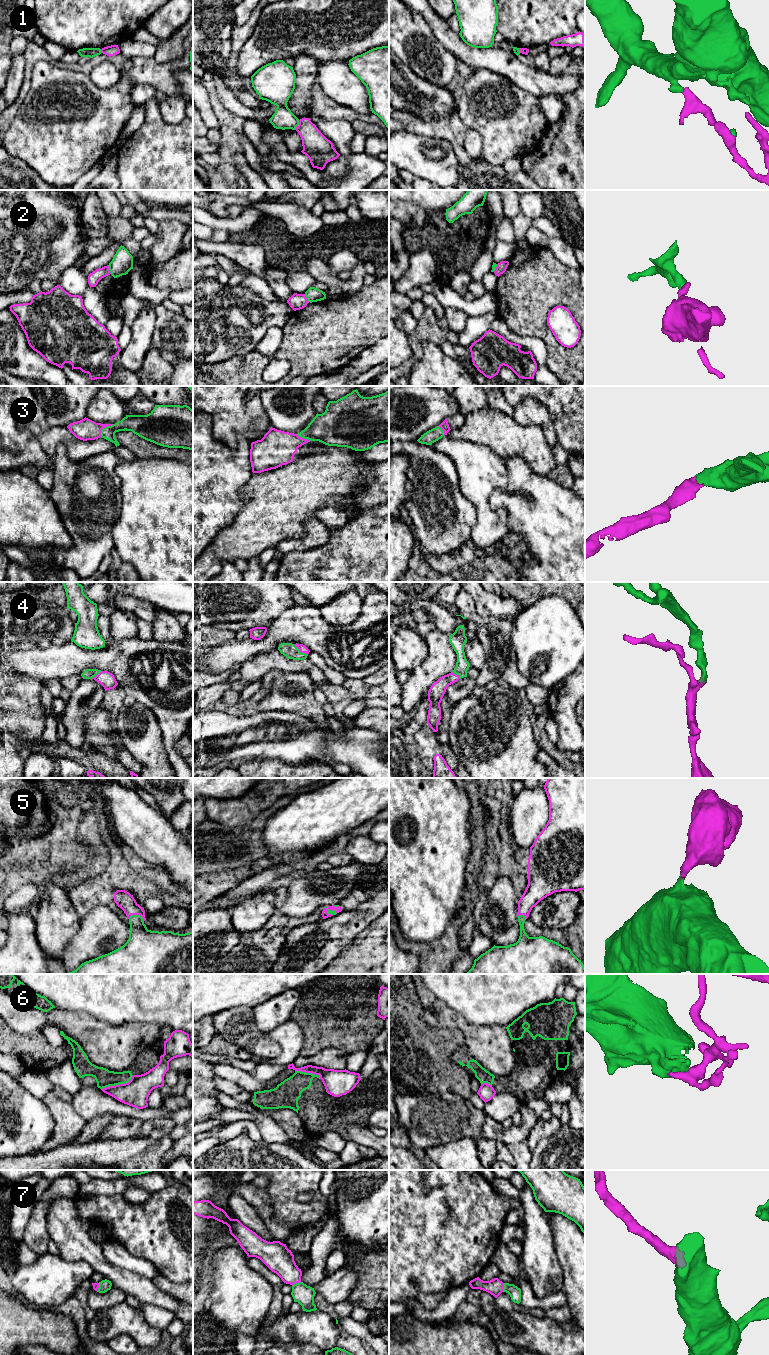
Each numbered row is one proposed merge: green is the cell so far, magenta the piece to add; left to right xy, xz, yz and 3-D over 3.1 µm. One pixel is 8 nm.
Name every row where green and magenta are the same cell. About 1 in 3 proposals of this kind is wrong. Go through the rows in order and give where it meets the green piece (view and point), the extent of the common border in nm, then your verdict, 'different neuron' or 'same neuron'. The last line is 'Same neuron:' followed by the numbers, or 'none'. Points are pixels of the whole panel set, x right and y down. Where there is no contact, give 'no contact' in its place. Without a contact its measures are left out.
1: meets green in xz at (297, 125); contact 90 nm long; different neuron
2: meets green in xy at (109, 269); contact 80 nm long; different neuron
3: meets green in xy at (105, 427); contact 150 nm long; same neuron
4: meets green in xz at (299, 651); contact 150 nm long; same neuron
5: meets green in xy at (137, 915); contact 140 nm long; same neuron
6: meets green in xy at (117, 1084); contact 280 nm long; different neuron
7: meets green in xz at (296, 1283); contact 80 nm long; same neuron
Same neuron: 3, 4, 5, 7

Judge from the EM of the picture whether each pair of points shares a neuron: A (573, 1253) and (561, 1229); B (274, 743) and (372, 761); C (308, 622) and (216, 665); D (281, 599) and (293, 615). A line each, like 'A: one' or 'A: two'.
A: one
B: one
C: one
D: two

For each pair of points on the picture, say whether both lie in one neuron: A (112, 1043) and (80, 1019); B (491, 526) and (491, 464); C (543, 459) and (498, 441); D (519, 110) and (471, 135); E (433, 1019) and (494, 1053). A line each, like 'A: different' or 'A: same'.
A: same
B: same
C: same
D: different
E: same

